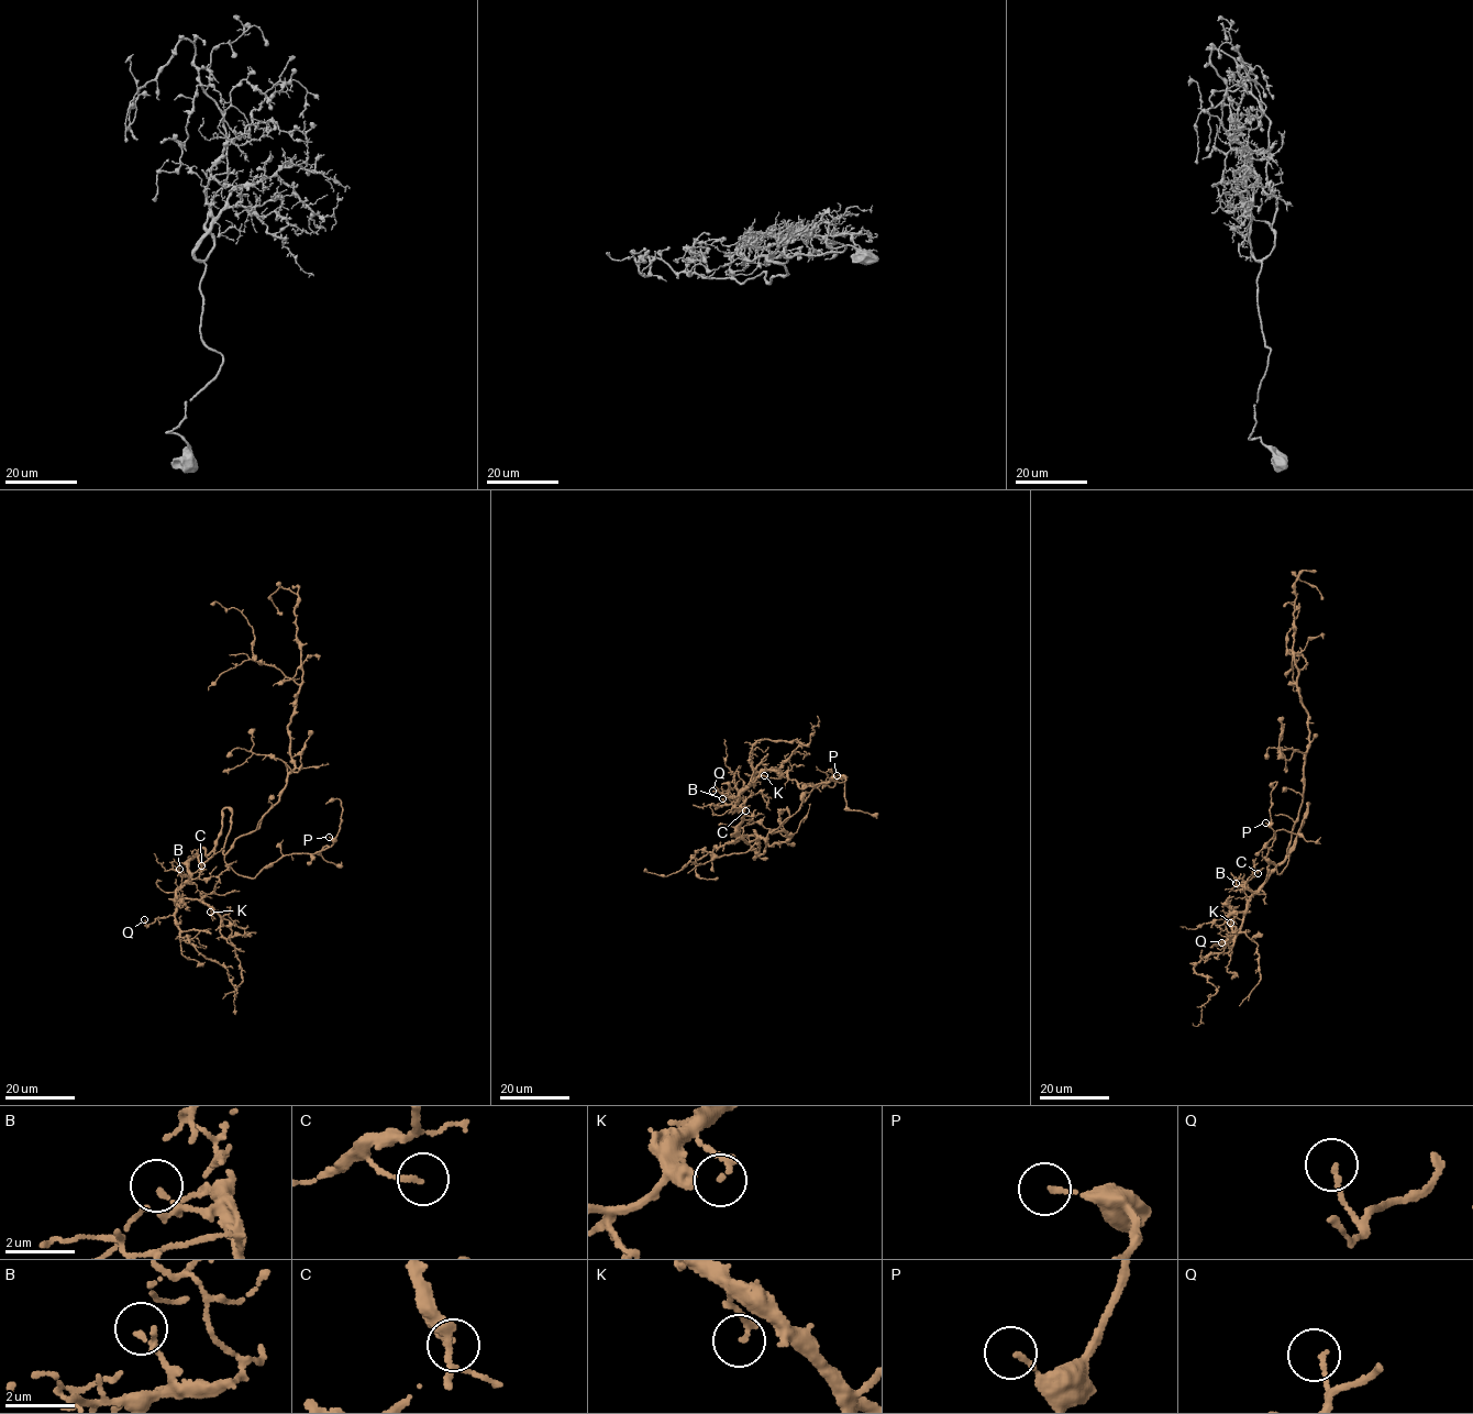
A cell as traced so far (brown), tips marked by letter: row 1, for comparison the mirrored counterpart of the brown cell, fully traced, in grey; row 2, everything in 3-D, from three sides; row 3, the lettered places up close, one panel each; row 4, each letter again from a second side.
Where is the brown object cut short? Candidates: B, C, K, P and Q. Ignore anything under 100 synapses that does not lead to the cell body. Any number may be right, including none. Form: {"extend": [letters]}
{"extend": ["B"]}

